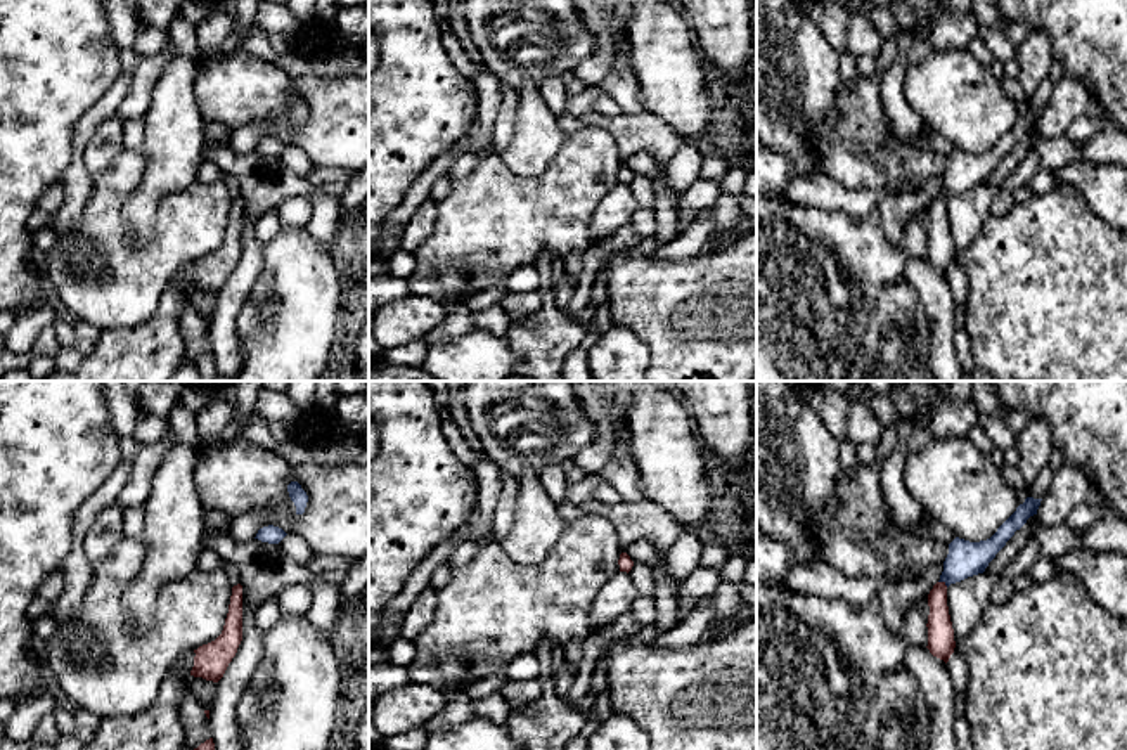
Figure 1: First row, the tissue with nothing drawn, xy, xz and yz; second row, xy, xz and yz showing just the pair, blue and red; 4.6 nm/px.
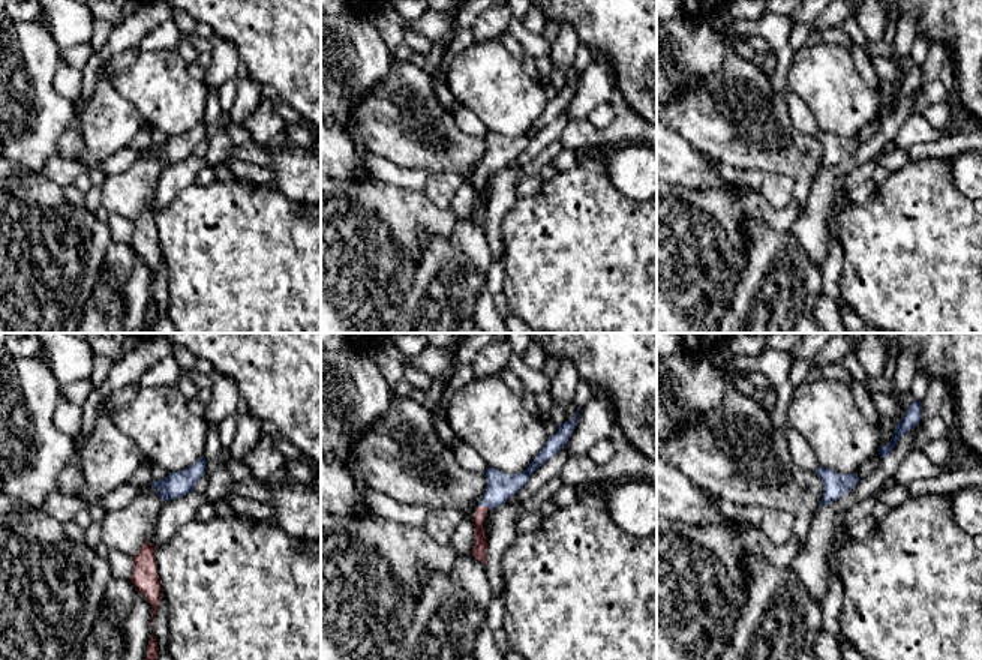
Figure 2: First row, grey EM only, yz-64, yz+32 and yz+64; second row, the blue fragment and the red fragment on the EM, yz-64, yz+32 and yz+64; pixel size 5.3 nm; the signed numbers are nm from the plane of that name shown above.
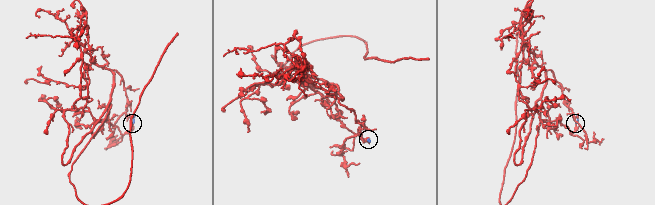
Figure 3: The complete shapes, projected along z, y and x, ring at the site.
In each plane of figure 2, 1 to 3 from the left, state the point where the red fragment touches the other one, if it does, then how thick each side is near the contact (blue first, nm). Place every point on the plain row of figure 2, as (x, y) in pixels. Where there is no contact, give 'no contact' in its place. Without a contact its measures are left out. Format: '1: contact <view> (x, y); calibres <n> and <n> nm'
1: no contact
2: contact yz+32 (483, 168); calibres 150 and 90 nm
3: no contact

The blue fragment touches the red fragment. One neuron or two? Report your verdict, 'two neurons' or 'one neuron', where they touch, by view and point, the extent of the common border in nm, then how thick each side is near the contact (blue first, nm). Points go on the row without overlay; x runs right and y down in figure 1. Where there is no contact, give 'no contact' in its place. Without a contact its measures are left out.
one neuron | yz (944, 193) | 50 nm | 170/130 nm

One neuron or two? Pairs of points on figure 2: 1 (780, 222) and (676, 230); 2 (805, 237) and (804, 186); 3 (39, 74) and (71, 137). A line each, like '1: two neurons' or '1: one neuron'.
1: one neuron
2: two neurons
3: two neurons

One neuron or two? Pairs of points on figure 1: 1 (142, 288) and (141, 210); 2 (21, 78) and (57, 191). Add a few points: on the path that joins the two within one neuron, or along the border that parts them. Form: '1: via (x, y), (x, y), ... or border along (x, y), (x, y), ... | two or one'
1: border along (122, 212), (130, 239), (144, 246) | two
2: border along (61, 179), (42, 194), (35, 208) | two

